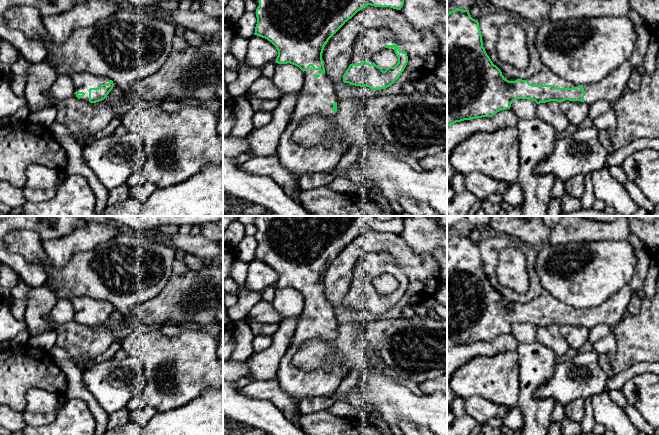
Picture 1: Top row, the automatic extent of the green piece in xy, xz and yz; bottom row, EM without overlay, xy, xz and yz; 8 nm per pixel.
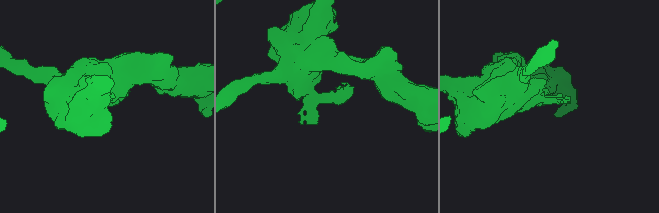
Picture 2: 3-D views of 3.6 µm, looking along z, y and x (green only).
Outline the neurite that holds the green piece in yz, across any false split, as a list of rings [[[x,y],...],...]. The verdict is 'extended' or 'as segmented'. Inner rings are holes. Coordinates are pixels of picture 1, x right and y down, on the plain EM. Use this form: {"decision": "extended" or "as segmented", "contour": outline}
{"decision": "extended", "contour": [[[455,233],[447,238],[447,351],[464,344],[471,344],[482,341],[492,341],[501,334],[510,333],[511,328],[517,323],[531,323],[537,328],[550,325],[581,325],[588,329],[605,324],[614,329],[623,319],[627,306],[634,292],[630,284],[621,288],[599,307],[588,309],[576,309],[561,302],[549,292],[542,290],[542,293],[526,304],[517,303],[509,305],[504,302],[501,294],[493,288],[483,271],[482,259],[478,244],[471,241],[469,234]]]}

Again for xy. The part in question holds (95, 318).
{"decision": "extended", "contour": [[[75,297],[70,300],[74,308],[74,321],[81,325],[96,327],[104,324],[113,313],[114,307],[108,301],[90,297]]]}

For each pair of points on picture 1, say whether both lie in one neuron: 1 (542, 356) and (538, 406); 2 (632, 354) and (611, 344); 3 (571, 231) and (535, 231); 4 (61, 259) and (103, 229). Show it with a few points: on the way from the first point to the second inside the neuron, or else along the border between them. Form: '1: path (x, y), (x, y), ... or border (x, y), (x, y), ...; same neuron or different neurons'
1: path (536, 368), (530, 380), (530, 394); same neuron
2: border (612, 330), (616, 340), (616, 349), (599, 355); different neurons
3: border (552, 229), (547, 242); different neurons
4: path (71, 249), (81, 239), (93, 233); same neuron

